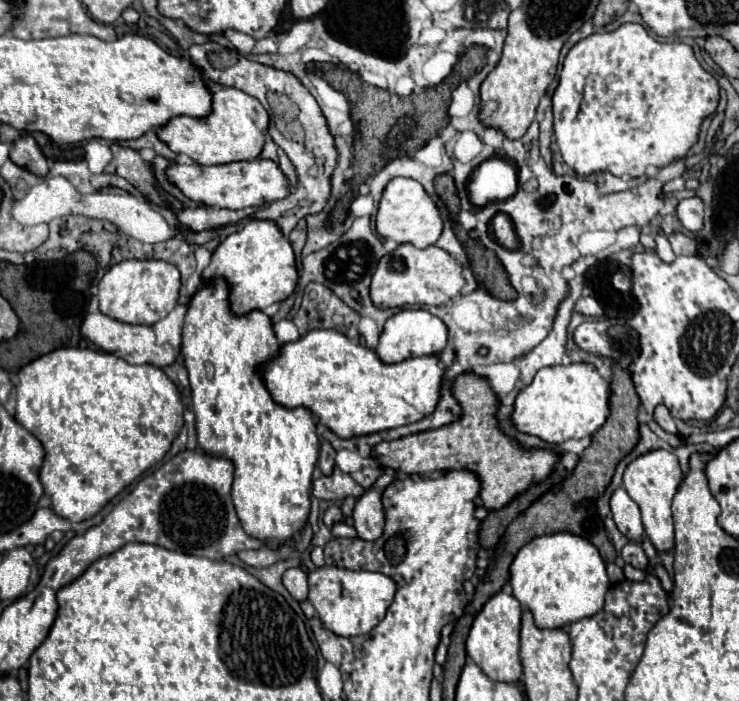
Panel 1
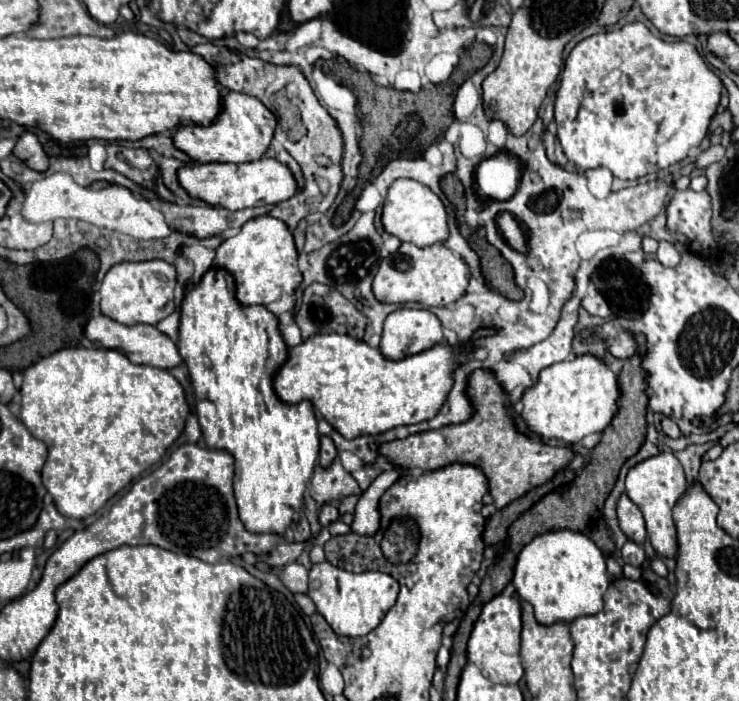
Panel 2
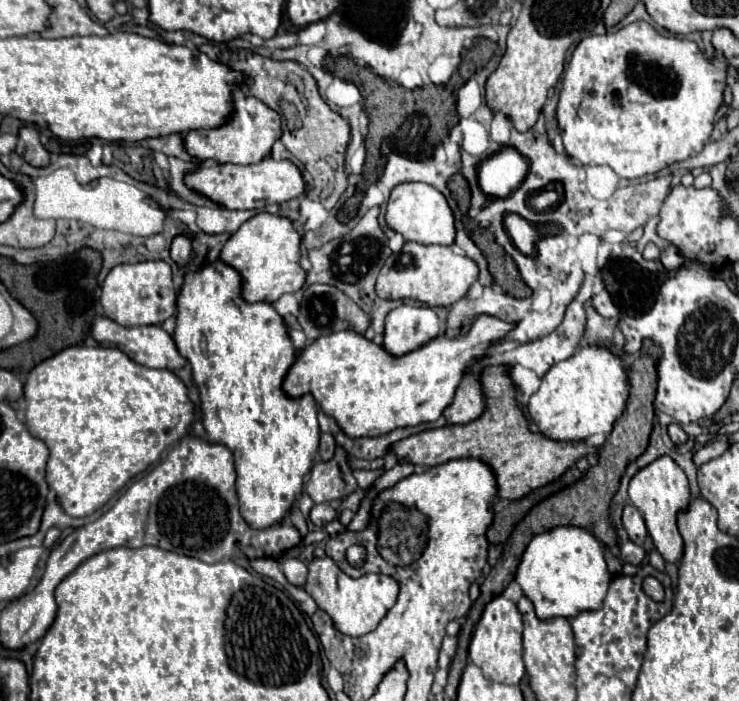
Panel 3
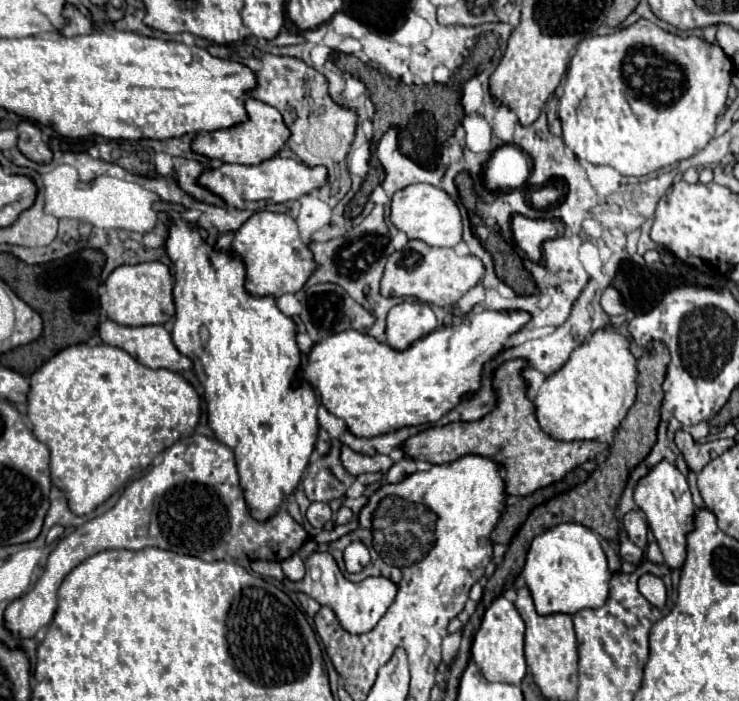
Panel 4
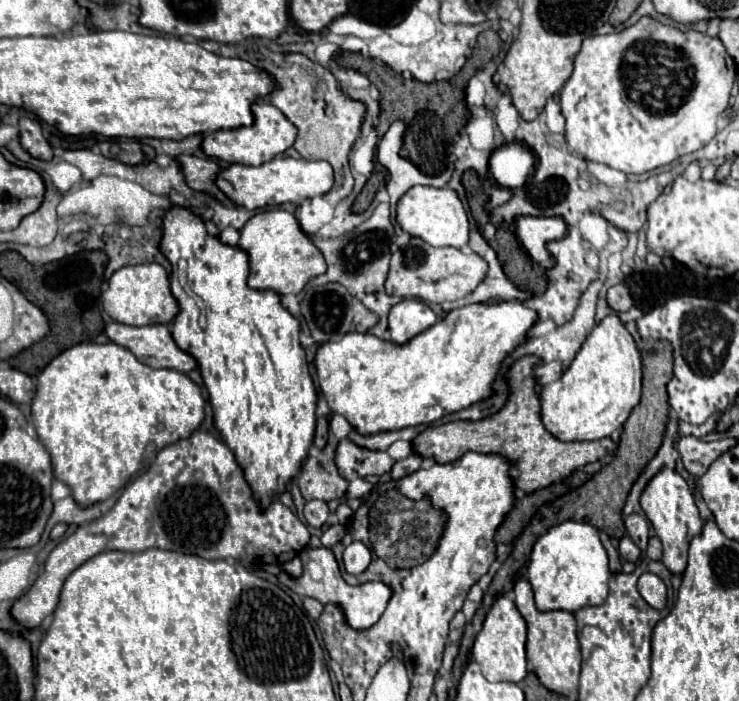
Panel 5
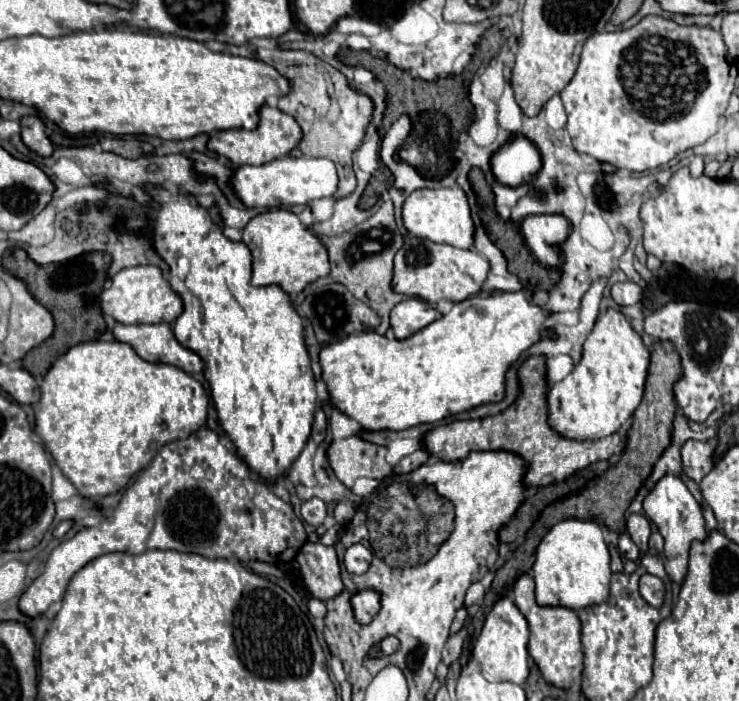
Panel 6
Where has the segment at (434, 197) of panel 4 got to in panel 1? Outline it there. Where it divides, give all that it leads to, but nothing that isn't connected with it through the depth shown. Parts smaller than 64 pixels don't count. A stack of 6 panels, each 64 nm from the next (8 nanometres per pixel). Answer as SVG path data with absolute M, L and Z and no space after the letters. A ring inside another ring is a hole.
M394 178L384 188L380 208L376 214L376 230L384 238L392 238L398 244L410 242L416 248L428 248L436 244L436 240L442 234L442 216L432 200L432 196L424 190L424 186L412 178Z

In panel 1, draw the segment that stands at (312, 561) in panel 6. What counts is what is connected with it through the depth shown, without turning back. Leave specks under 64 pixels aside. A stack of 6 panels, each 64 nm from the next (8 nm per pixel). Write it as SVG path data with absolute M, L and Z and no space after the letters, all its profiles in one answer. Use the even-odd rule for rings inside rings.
M322 566L312 570L308 584L308 600L314 604L324 626L334 634L346 638L360 636L376 628L376 624L384 618L388 604L392 604L392 596L396 594L396 582L390 576L384 576L380 572L352 572L336 566Z

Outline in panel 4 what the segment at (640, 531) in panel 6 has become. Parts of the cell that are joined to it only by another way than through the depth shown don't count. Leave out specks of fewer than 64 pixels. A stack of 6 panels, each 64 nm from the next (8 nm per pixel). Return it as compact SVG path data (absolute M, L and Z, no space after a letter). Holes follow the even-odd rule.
M628 512L624 516L624 528L630 536L630 540L638 546L638 548L646 548L646 536L648 536L648 524L644 520L644 516L641 512Z

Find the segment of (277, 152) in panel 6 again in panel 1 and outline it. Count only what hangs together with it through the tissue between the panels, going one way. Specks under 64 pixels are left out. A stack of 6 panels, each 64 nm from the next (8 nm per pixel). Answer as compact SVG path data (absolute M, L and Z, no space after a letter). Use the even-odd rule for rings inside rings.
M216 86L212 92L212 112L206 118L178 116L172 118L160 132L170 150L176 154L186 154L198 164L228 164L240 160L256 160L264 148L268 132L268 112L264 106L236 88Z

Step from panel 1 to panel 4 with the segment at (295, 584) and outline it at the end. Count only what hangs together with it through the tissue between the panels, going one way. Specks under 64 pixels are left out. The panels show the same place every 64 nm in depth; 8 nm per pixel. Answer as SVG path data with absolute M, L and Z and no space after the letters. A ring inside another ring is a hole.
M294 554L294 556L290 556L288 560L282 562L282 570L290 580L300 580L304 576L304 572L306 572L304 560L298 554Z

